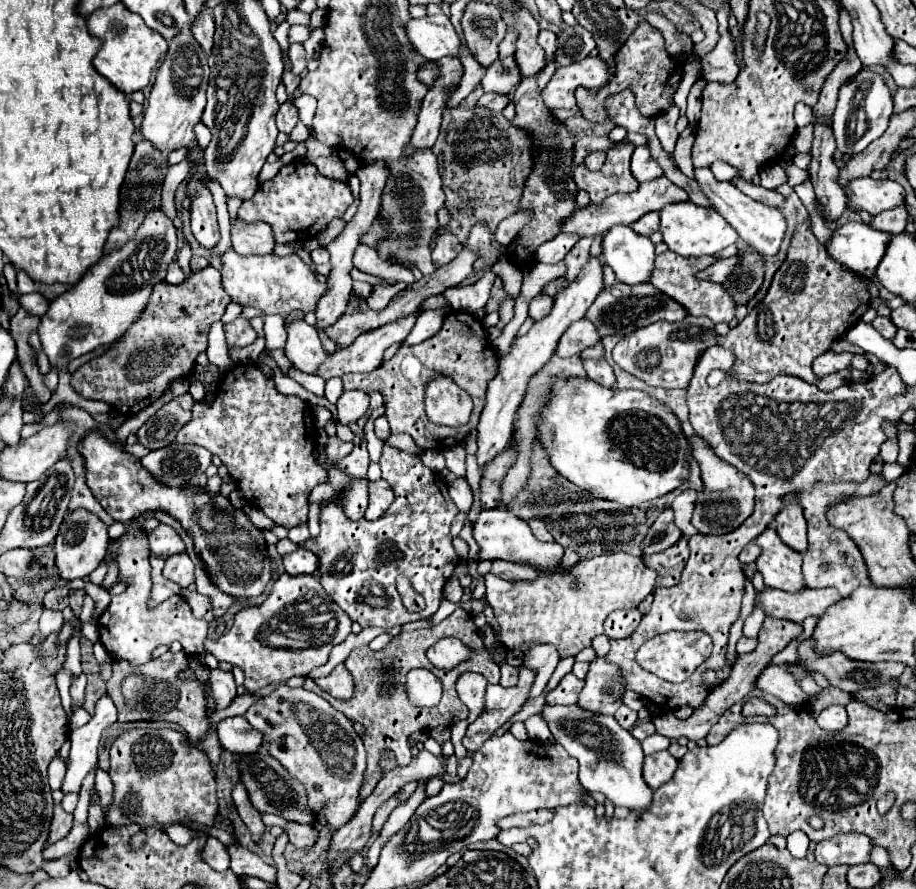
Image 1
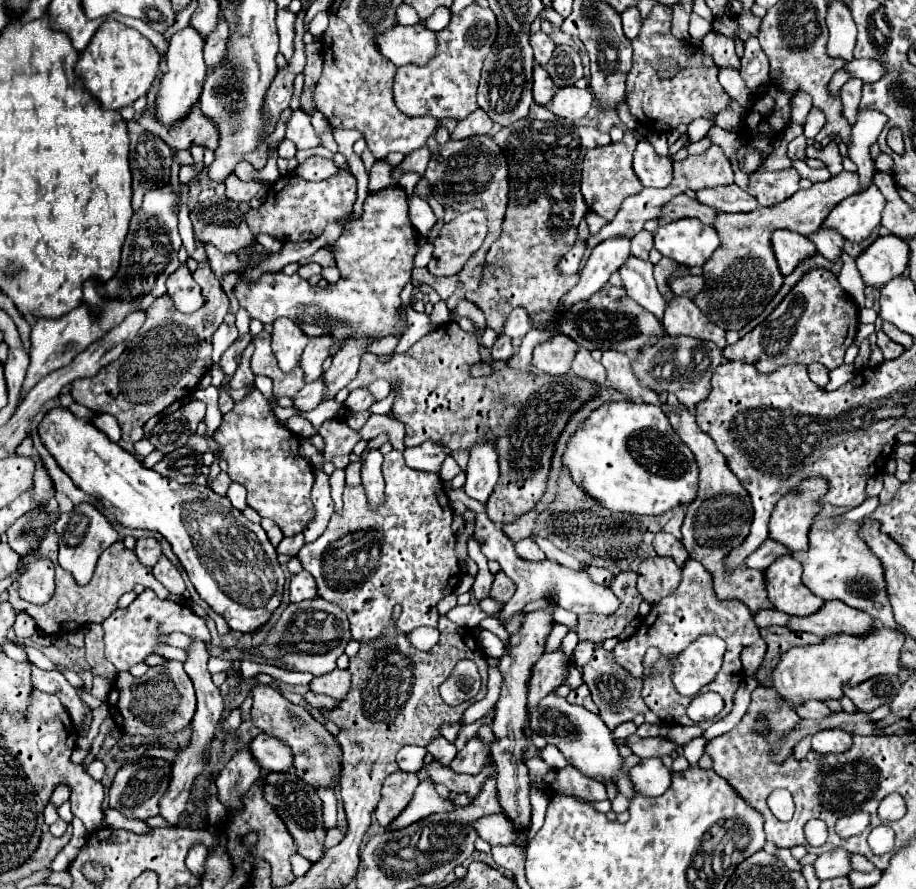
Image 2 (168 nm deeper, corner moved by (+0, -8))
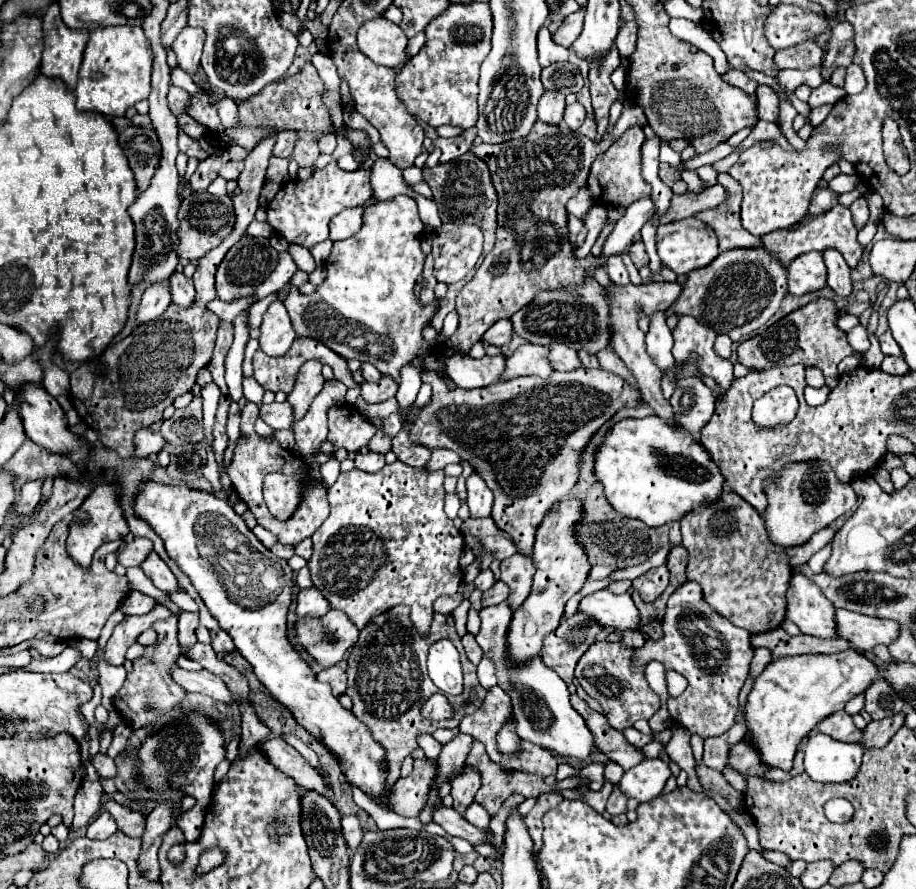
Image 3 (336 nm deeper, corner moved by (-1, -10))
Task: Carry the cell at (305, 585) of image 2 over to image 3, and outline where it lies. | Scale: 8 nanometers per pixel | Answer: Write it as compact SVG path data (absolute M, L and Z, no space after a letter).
M307 588L301 590L297 596L297 616L299 618L307 618L311 616L325 616L325 612L331 610L331 604L325 600L325 596L321 596L321 592L317 588Z

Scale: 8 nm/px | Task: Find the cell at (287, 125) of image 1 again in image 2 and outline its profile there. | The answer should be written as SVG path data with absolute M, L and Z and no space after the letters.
M294 110L292 118L286 124L286 138L296 144L296 148L316 148L320 146L320 138L316 136L314 128L310 128L310 118L304 110Z

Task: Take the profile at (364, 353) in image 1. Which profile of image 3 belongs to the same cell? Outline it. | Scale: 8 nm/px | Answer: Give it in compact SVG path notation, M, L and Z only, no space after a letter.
M273 402L273 404L263 404L261 410L259 410L259 416L261 416L261 420L267 422L273 430L279 430L279 428L289 428L289 426L291 426L293 410L289 408L287 402L283 402L283 404Z

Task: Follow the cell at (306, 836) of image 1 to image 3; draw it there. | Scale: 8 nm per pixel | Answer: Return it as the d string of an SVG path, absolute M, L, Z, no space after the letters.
M355 814L343 816L343 834L349 844L349 850L355 850L363 838L363 828L361 828L361 822Z

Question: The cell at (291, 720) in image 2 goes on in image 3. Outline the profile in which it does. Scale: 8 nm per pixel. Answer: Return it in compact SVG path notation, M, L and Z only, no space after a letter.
M171 668L169 672L171 672L173 680L177 680L177 684L181 684L187 692L207 694L207 696L221 702L235 701L229 688L225 686L225 682L207 670L189 672L189 670L181 670L181 668Z

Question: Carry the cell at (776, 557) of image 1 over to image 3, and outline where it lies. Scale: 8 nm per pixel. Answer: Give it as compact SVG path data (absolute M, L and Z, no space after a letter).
M803 574L791 578L787 590L787 620L795 622L807 636L837 638L835 606L823 596L817 584Z

